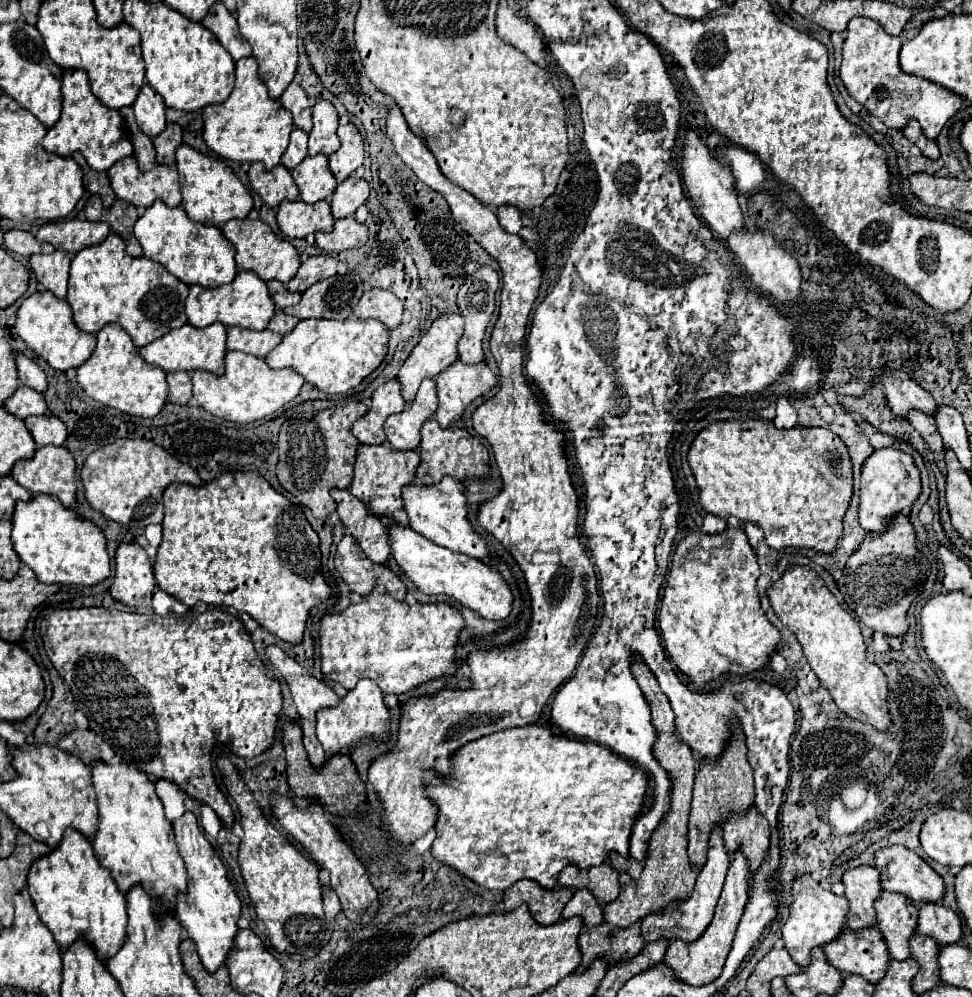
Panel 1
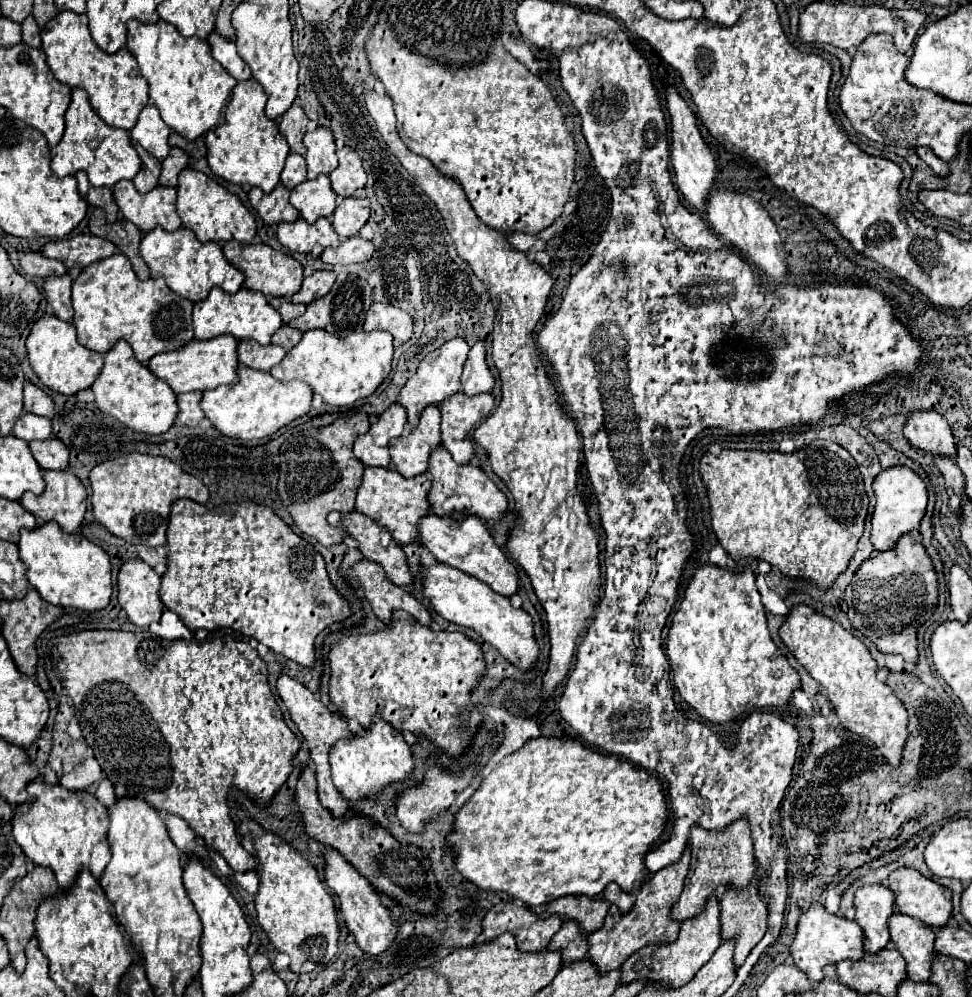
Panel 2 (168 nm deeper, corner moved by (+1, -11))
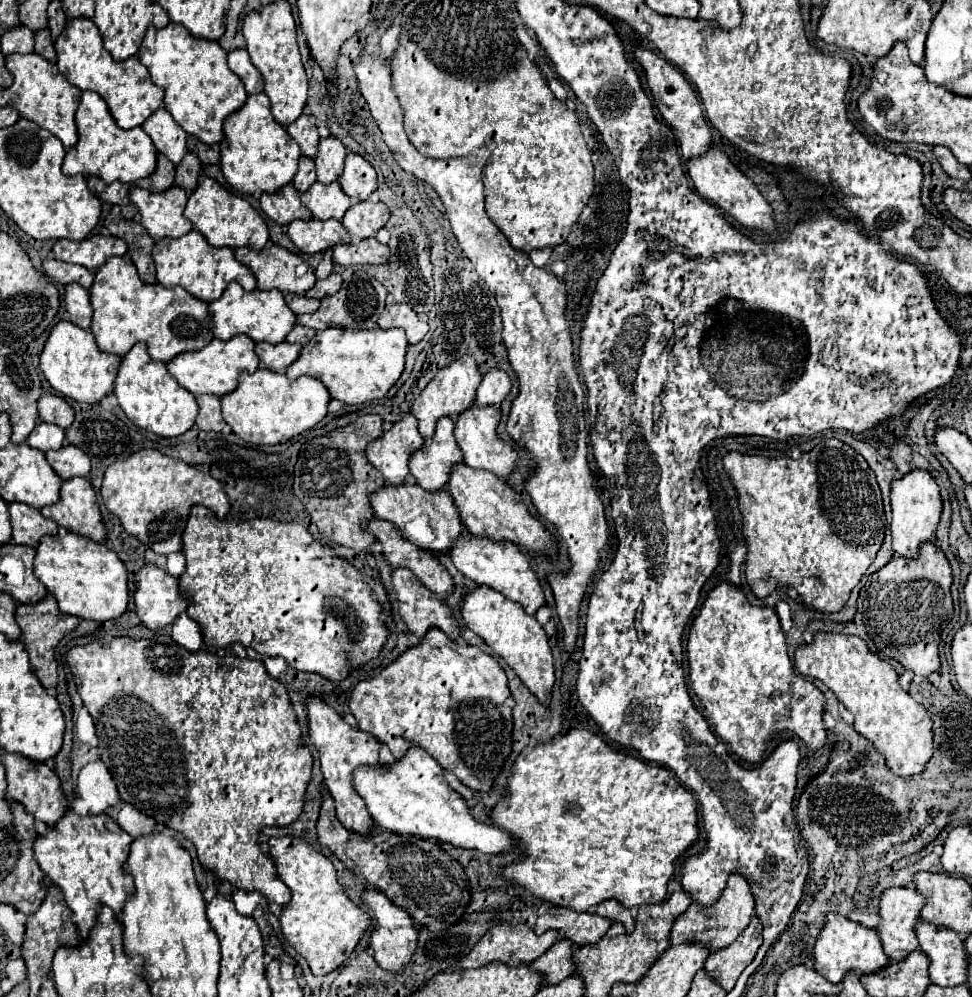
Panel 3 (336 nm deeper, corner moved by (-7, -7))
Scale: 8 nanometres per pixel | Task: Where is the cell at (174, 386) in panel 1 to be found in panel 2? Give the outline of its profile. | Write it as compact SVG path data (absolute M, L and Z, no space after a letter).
M194 391L194 393L180 393L178 395L178 421L182 425L188 427L196 427L198 421L204 417L202 409L200 409L200 397L202 393Z

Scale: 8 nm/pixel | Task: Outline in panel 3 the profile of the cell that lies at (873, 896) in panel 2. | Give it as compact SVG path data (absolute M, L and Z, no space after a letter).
M892 887L880 899L878 935L884 951L892 961L902 961L910 951L918 949L914 925L920 919L924 897L908 887Z

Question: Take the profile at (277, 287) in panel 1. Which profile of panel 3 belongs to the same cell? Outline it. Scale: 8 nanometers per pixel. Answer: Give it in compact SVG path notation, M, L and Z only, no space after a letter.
M286 293L286 303L288 303L288 307L290 307L296 315L314 313L314 311L320 307L320 301L318 301L318 299L308 299L308 297L304 297L304 295L290 295L290 293Z

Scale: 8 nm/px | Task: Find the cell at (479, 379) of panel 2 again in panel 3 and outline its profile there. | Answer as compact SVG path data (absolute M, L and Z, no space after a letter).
M492 369L484 375L484 379L476 391L476 403L480 407L486 407L486 405L500 407L500 403L508 397L510 389L512 389L510 377L500 369Z

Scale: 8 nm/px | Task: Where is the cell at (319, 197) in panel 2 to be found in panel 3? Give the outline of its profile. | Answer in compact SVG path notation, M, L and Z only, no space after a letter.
M314 183L302 193L300 199L312 211L312 217L320 221L342 219L344 211L350 207L350 199L338 183Z

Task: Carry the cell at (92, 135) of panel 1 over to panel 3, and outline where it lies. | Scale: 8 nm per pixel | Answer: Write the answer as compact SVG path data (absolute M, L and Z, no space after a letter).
M82 93L82 101L76 111L76 125L80 139L66 151L62 165L62 171L66 175L96 175L106 183L112 183L116 179L122 183L134 183L154 173L158 151L152 139L142 131L142 127L134 127L130 131L120 129L98 93Z

